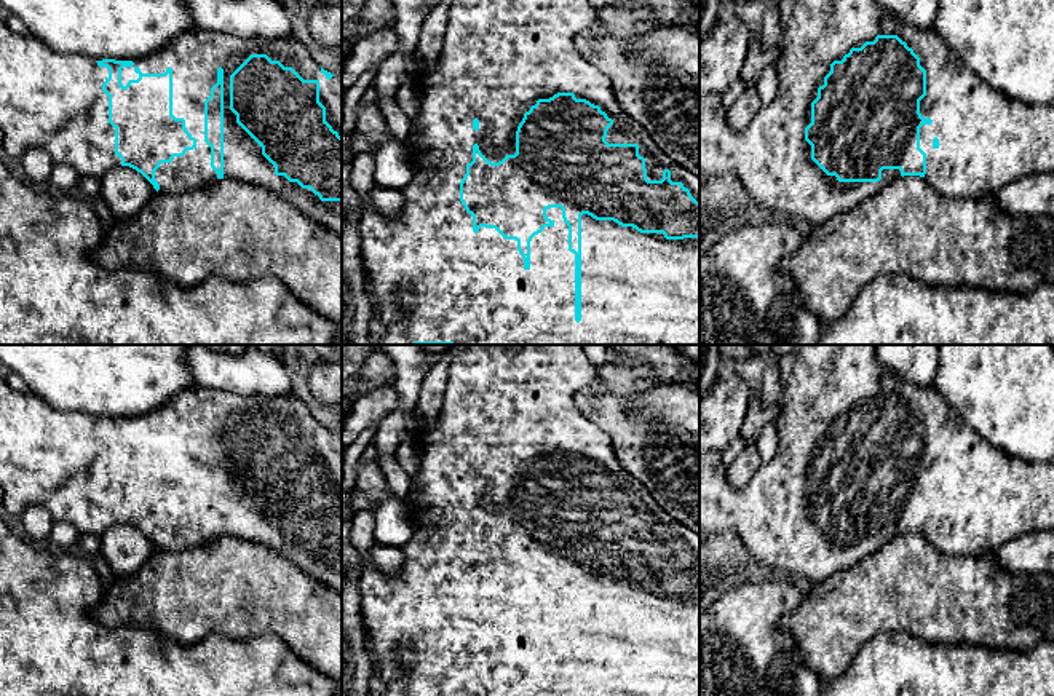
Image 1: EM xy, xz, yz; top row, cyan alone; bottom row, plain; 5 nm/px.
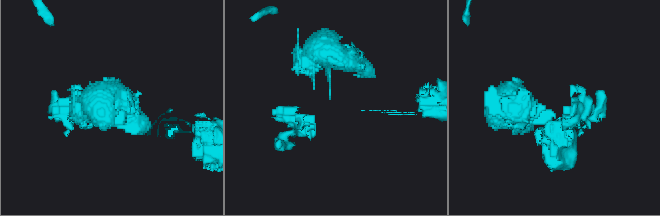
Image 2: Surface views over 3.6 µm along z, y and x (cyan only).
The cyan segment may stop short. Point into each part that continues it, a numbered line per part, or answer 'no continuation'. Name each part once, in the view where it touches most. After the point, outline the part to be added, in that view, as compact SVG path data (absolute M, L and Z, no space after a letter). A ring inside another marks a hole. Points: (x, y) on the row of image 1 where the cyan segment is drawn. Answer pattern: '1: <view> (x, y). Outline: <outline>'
1: xz (436, 280). Outline: M452 0L442 49L434 67L422 75L415 75L422 94L422 105L410 134L409 147L412 155L414 176L401 187L402 209L391 217L374 208L370 193L375 190L375 169L364 153L356 153L351 161L350 182L364 201L359 217L361 260L366 270L370 289L378 300L378 311L383 321L382 345L412 345L414 342L454 342L457 345L699 345L699 238L666 239L663 233L640 233L632 227L621 227L613 220L596 220L588 214L581 216L581 321L575 321L575 254L569 251L569 227L562 219L561 208L546 209L553 227L545 227L541 233L530 241L530 268L524 268L524 259L517 251L516 239L503 238L495 228L481 227L473 231L473 216L466 212L460 201L460 182L466 174L466 164L473 161L473 145L477 144L481 153L492 163L501 161L506 155L516 153L516 131L524 113L537 104L538 99L549 99L557 93L573 93L577 99L586 99L599 105L613 125L607 131L608 144L637 144L639 155L645 158L648 180L661 180L663 171L671 171L672 182L682 182L691 196L699 203L699 177L682 168L666 152L656 147L648 132L616 102L610 80L594 65L591 65L575 48L573 37L589 27L599 18L599 11L588 0Z

